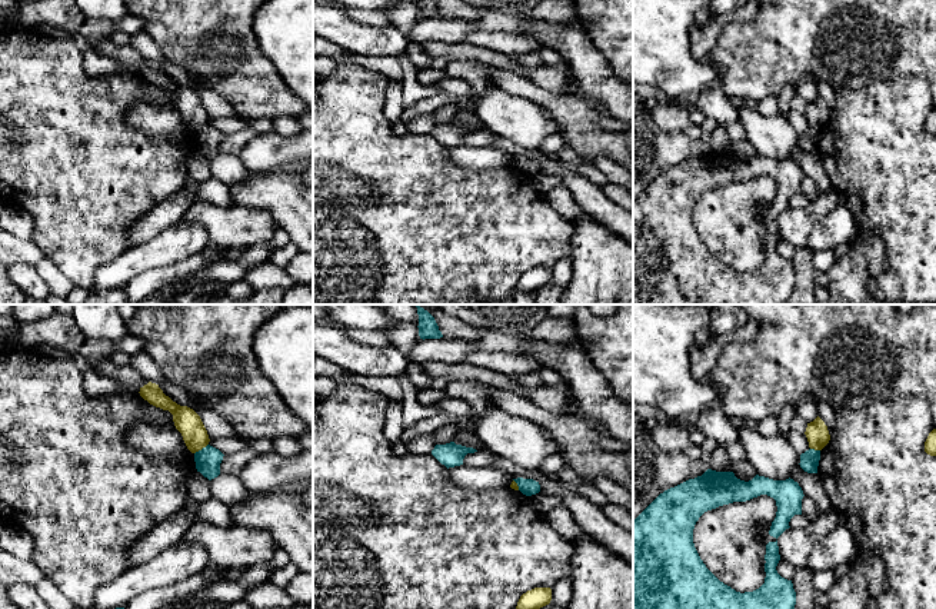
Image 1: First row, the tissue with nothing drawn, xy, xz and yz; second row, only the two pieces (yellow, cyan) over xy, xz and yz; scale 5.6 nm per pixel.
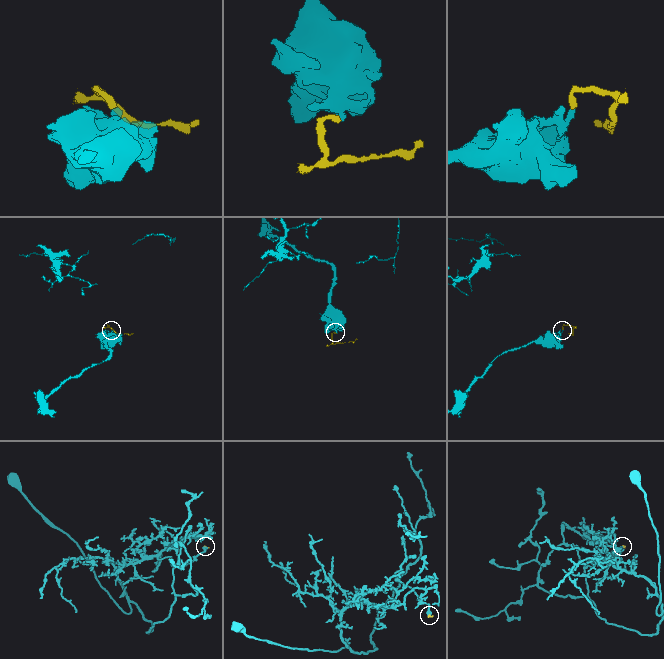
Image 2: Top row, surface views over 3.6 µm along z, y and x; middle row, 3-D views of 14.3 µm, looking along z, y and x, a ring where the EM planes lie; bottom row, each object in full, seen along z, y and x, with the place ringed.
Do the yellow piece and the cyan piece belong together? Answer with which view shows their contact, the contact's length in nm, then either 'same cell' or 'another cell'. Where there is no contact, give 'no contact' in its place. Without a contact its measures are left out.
xy | 100 nm | another cell

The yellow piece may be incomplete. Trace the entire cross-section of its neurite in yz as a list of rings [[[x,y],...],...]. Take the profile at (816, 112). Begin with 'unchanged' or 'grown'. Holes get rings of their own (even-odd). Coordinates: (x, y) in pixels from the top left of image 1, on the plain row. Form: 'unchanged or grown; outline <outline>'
unchanged; outline [[[819,96],[813,102],[807,103],[805,114],[809,127],[815,130],[822,130],[830,120],[827,106]]]

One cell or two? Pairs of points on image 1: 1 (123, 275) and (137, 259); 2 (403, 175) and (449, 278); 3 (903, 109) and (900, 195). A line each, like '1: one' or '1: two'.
1: one
2: one
3: one

